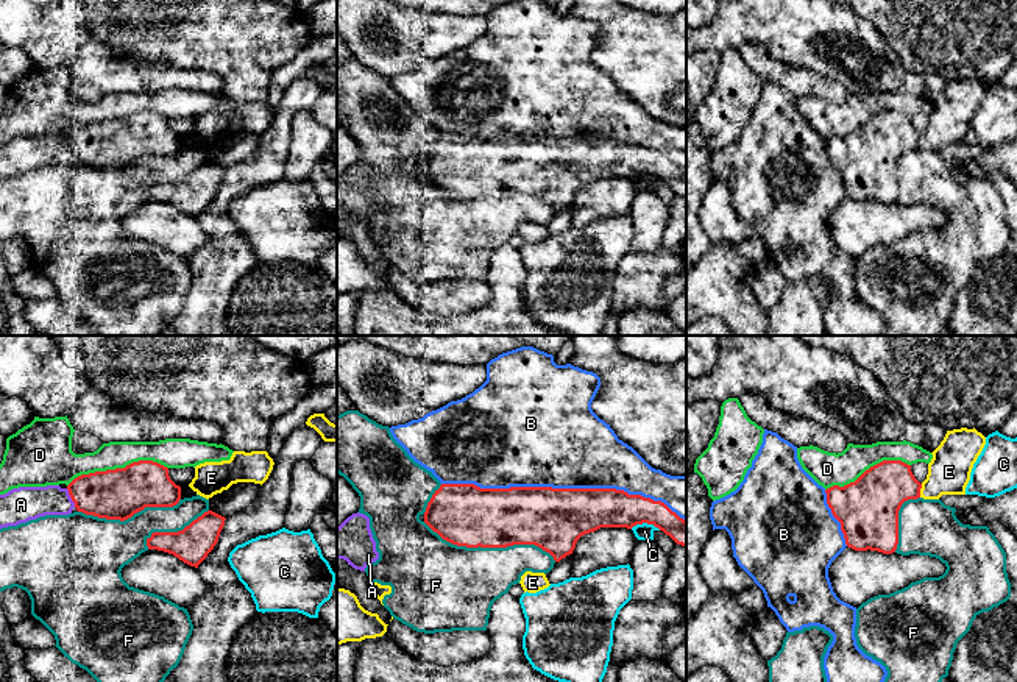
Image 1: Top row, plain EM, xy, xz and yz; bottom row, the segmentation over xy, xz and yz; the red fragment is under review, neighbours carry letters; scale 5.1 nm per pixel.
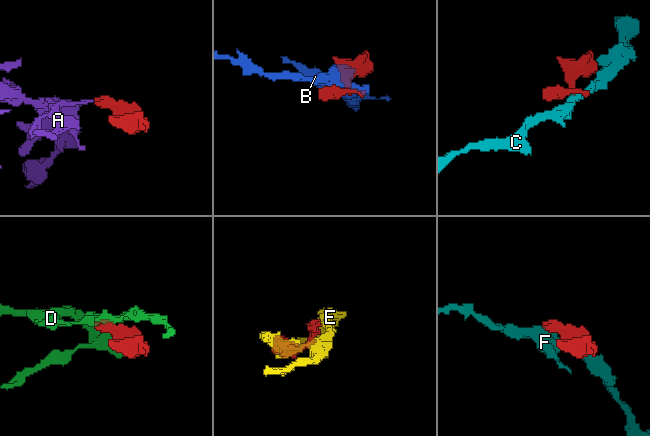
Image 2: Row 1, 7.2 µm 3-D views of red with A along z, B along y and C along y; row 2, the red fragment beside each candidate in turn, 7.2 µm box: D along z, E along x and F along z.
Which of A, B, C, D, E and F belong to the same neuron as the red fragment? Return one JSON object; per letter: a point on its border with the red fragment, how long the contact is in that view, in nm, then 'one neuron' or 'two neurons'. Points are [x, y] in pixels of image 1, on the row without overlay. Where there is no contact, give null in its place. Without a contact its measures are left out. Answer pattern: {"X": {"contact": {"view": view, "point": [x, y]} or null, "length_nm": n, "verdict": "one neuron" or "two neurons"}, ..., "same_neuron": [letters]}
{"A": {"contact": {"view": "xy", "point": [70, 147]}, "length_nm": 110, "verdict": "one neuron"}, "B": {"contact": {"view": "xz", "point": [563, 139]}, "length_nm": 1250, "verdict": "two neurons"}, "C": {"contact": {"view": "xz", "point": [646, 172]}, "length_nm": 160, "verdict": "two neurons"}, "D": {"contact": {"view": "xy", "point": [117, 119]}, "length_nm": 550, "verdict": "two neurons"}, "E": {"contact": {"view": "yz", "point": [919, 141]}, "length_nm": 70, "verdict": "two neurons"}, "F": {"contact": {"view": "xz", "point": [490, 197]}, "length_nm": 700, "verdict": "two neurons"}, "same_neuron": ["A"]}

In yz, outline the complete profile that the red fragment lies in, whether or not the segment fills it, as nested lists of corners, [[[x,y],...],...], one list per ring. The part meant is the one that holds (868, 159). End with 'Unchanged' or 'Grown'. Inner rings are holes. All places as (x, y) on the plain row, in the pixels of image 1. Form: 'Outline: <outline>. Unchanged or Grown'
Outline: [[[883,111],[855,133],[825,144],[849,198],[892,204],[898,195],[898,161],[905,151],[920,148],[920,139],[911,115]]]. Unchanged

